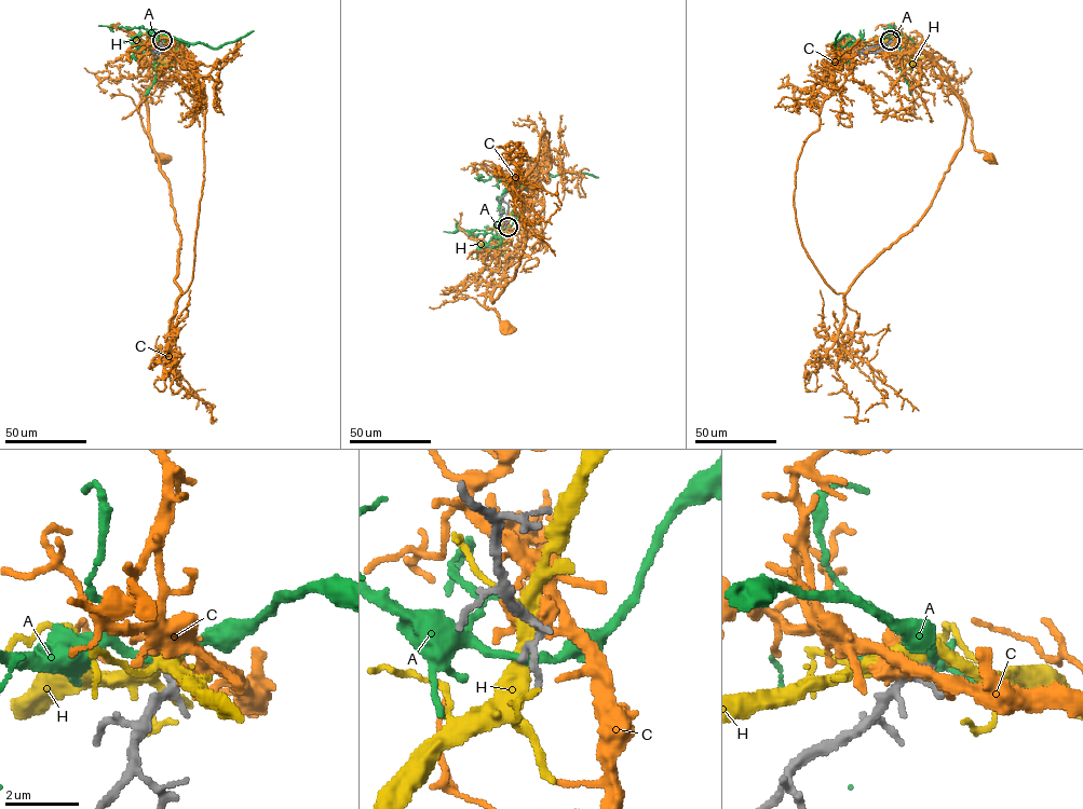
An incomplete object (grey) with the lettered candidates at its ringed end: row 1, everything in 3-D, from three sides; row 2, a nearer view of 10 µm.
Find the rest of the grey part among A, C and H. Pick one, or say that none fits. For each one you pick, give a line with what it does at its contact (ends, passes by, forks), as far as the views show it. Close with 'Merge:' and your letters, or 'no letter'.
C: it passes by
Merge: C

